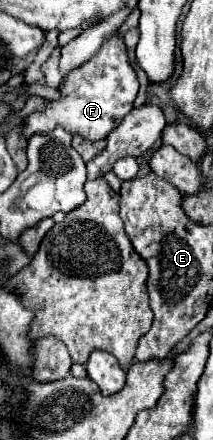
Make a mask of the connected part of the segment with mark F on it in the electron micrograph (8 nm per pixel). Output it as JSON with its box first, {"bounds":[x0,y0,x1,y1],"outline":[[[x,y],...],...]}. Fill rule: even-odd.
{"bounds":[24,34,138,140],"outline":[[[114,34],[110,40],[104,42],[100,52],[86,62],[84,66],[72,70],[66,78],[66,82],[60,86],[60,100],[50,102],[50,106],[44,112],[34,112],[24,122],[24,136],[30,138],[34,134],[42,134],[48,130],[54,130],[58,124],[64,126],[70,134],[82,134],[84,138],[100,140],[114,130],[122,118],[132,110],[136,94],[138,94],[138,78],[134,68],[128,62],[124,40]]]}

